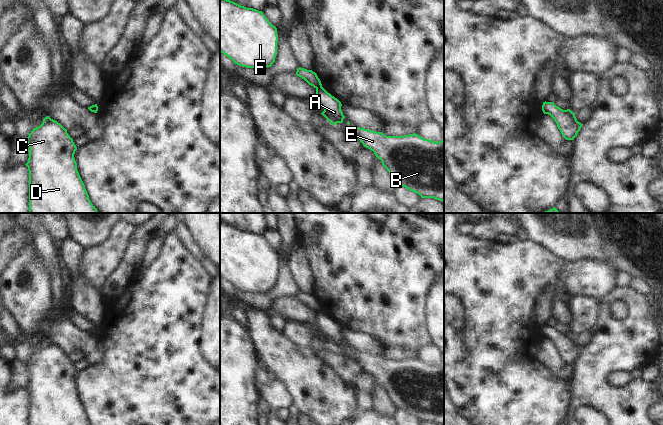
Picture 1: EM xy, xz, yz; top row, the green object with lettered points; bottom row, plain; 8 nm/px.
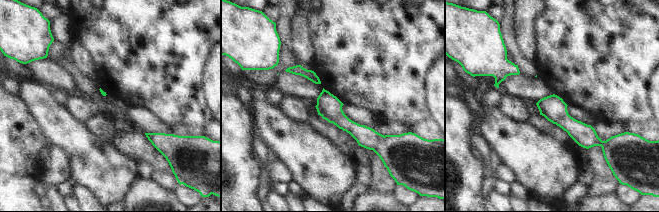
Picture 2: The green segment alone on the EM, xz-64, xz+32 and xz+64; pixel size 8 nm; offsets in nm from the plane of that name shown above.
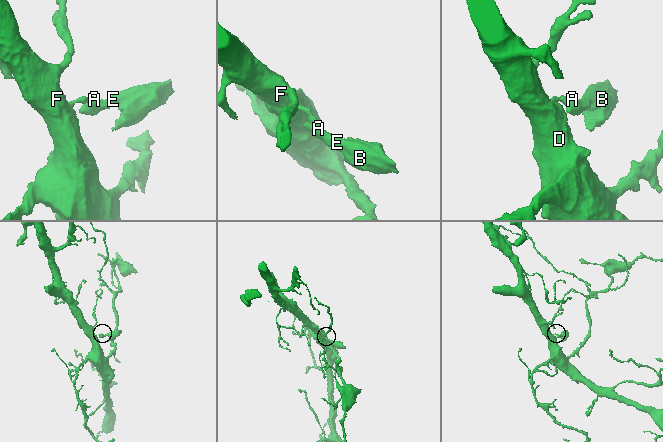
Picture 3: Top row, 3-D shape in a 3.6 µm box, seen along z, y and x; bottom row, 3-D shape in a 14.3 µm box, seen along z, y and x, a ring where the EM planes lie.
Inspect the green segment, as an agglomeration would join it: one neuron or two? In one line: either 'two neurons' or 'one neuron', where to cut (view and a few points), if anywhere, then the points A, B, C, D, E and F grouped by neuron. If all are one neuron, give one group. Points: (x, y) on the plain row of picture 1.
two neurons | xz (321, 310), (316, 312) | A B E / C D F

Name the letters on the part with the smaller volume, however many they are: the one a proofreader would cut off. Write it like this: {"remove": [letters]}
{"remove": ["A", "B", "E"]}

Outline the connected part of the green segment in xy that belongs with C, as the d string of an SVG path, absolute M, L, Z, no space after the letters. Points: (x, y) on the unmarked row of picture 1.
M47 340L40 350L33 352L26 366L30 372L28 386L25 388L29 395L29 425L90 425L74 382L77 371L67 353Z

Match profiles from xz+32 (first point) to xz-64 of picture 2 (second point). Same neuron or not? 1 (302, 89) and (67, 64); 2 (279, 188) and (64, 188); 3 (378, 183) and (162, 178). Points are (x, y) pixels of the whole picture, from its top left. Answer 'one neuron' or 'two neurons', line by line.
1: two neurons
2: one neuron
3: one neuron

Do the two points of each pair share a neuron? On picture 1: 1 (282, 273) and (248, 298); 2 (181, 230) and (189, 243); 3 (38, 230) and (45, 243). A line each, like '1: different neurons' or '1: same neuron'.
1: same neuron
2: same neuron
3: same neuron

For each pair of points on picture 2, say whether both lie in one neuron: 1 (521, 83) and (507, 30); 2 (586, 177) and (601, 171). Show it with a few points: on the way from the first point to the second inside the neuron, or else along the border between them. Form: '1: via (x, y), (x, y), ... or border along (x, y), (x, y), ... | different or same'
1: border along (520, 73), (534, 77) | different
2: border along (593, 178), (588, 185) | different

